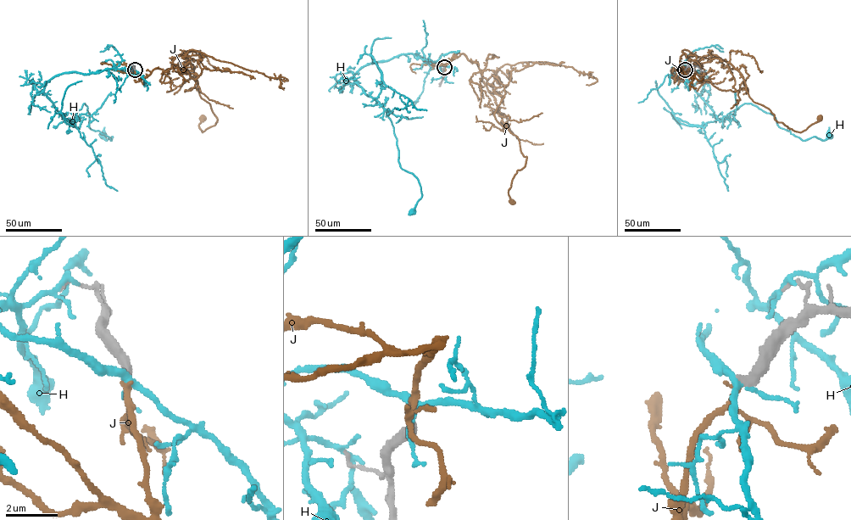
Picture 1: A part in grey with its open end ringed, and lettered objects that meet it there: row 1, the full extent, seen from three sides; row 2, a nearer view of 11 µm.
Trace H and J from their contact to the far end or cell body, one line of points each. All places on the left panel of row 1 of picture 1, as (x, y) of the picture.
H: (135, 69), (68, 72), (47, 82), (44, 92), (62, 117), (85, 103), (89, 127), (112, 137), (102, 136)
J: (134, 69), (144, 78), (156, 68), (167, 71), (184, 54), (217, 121), (202, 132), (203, 118)

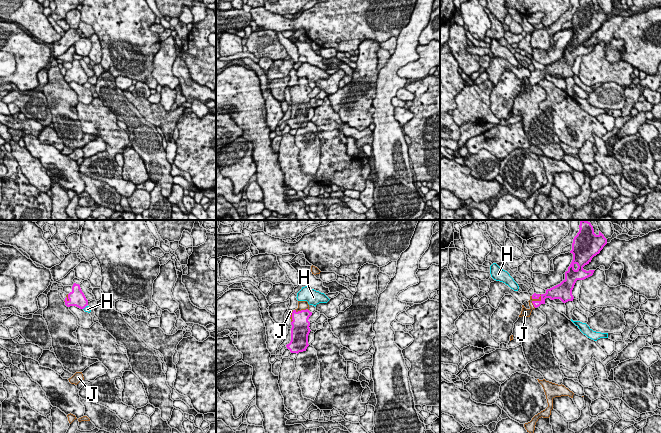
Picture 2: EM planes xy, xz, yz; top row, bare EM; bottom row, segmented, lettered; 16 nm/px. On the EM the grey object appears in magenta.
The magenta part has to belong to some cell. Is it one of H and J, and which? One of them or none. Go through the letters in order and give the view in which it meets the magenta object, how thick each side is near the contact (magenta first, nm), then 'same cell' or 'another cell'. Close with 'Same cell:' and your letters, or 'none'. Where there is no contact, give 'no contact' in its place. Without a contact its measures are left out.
H: contact in xy; calibres 260 and 100 nm; another cell
J: contact in yz; calibres 100 and 130 nm; same cell
Same cell: J

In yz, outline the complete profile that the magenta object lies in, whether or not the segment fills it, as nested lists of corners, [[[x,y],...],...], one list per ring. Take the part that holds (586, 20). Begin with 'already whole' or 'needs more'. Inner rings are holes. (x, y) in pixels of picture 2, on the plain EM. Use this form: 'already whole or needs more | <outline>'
needs more | [[[580,0],[579,8],[573,15],[572,26],[573,36],[565,48],[565,55],[558,61],[547,65],[545,70],[534,69],[530,72],[529,85],[522,81],[522,87],[519,93],[530,93],[533,85],[545,80],[545,75],[551,76],[560,75],[563,79],[573,77],[572,66],[577,56],[584,56],[593,51],[595,46],[586,47],[583,43],[589,40],[594,32],[600,29],[603,23],[607,20],[607,15],[599,7],[599,10],[594,9],[591,0]]]

